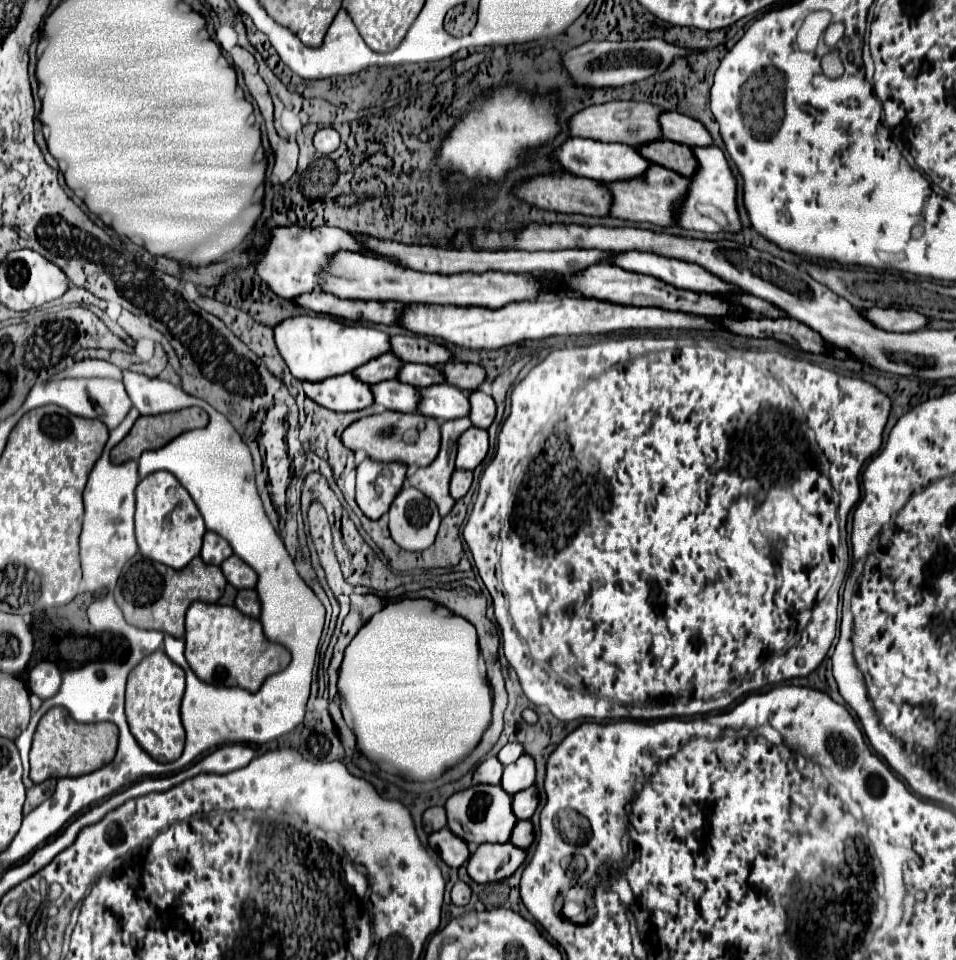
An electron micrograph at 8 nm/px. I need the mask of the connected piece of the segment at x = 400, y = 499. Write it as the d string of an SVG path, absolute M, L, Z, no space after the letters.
M405 486L393 500L389 512L391 538L409 552L427 550L435 542L441 516L433 500L413 486Z

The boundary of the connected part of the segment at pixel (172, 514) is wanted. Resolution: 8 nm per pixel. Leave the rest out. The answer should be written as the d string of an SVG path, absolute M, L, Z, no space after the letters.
M153 472L137 486L137 512L135 534L139 552L155 562L163 562L173 570L185 568L199 552L203 544L205 524L189 492L169 472Z

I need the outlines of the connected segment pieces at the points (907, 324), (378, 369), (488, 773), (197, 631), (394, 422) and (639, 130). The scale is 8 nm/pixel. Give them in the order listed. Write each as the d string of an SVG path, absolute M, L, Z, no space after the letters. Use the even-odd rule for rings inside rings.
M871 308L863 312L873 324L889 332L913 332L927 326L929 318L913 312L913 310L897 310L897 308Z
M387 352L375 360L371 360L369 364L357 368L353 374L367 384L379 384L383 380L395 380L397 372L401 370L403 360L399 360L393 352Z
M493 756L481 762L481 766L473 774L473 784L499 784L503 774L503 764Z
M193 602L185 622L185 658L197 678L213 686L239 686L257 692L267 676L287 668L291 654L285 646L265 638L261 622L245 616L235 606Z
M383 412L383 414L373 414L373 416L367 416L363 420L353 422L343 432L343 444L353 452L365 450L369 458L379 460L379 462L403 462L407 466L411 466L411 464L429 466L439 452L441 426L437 420L421 416L421 414ZM411 434L415 436L413 442L411 442Z
M635 100L589 106L571 118L571 136L591 138L597 142L619 142L633 148L641 148L647 142L655 142L663 138L661 124L659 124L661 112L665 112L665 108L649 104L649 102L635 102Z

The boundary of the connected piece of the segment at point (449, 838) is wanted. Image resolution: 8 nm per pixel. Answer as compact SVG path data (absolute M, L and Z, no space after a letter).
M447 828L433 832L429 836L429 844L439 850L443 862L447 862L451 868L463 866L469 860L469 854L471 854L465 840L459 840L459 836L453 836L453 832L449 832Z

